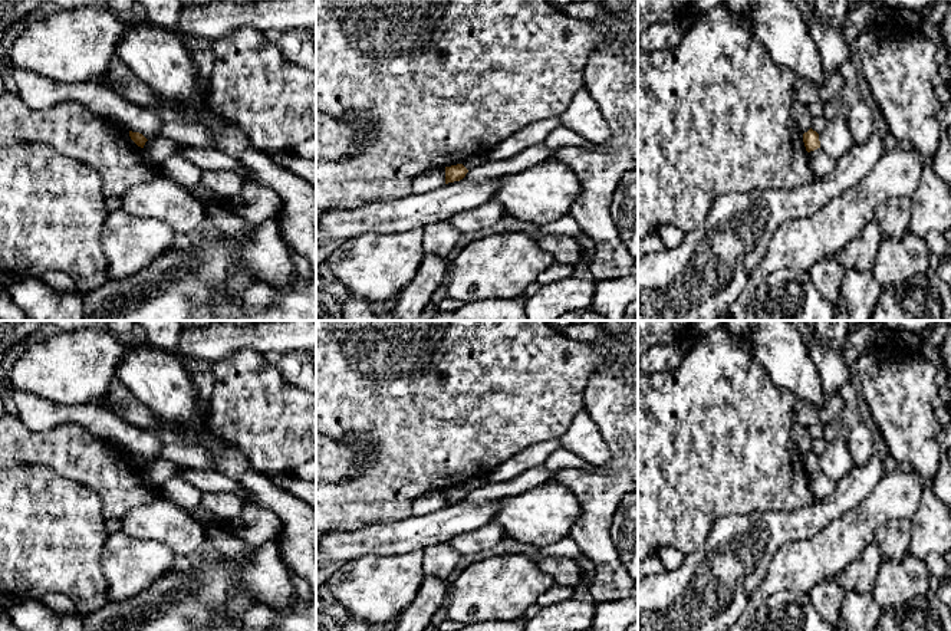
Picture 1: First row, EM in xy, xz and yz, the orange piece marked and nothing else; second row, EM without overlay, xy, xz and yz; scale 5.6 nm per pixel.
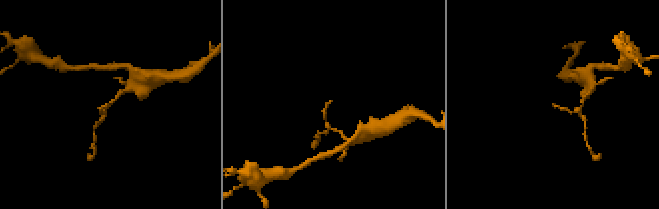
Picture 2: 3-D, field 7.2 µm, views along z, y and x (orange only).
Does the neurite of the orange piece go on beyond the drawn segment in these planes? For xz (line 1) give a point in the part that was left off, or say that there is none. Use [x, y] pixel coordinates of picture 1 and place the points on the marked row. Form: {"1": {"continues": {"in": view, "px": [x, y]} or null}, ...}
{"1": {"continues": null}}

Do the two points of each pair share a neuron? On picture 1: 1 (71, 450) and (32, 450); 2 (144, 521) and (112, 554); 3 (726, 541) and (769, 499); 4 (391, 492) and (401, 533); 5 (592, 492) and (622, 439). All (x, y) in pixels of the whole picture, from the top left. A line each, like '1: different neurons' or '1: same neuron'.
1: same neuron
2: different neurons
3: different neurons
4: different neurons
5: same neuron

